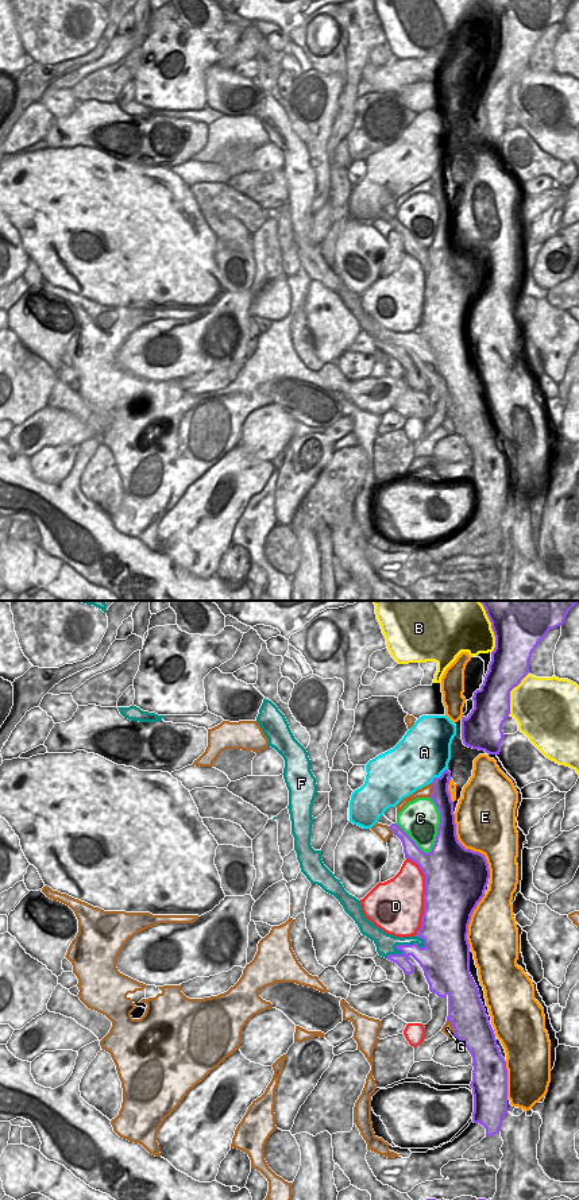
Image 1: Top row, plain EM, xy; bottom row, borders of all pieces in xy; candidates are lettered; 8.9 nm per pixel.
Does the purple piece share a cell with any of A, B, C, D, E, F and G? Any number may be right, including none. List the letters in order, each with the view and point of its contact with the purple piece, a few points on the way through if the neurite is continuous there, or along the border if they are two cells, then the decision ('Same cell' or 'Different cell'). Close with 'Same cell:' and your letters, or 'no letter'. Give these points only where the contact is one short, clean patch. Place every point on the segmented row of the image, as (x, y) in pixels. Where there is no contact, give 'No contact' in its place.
A: Touches purple at xy (440, 776). Different cell
B: Touches purple at xy (491, 626). Different cell
C: Touches purple at xy (439, 826). Different cell
D: Touches purple at xy (424, 895). Different cell
E: Touches purple at xy (469, 849). Different cell
F: Touches purple at xy (402, 945). Boundary: xy (424, 940), (423, 946), (398, 944), (401, 952), (386, 957). Different cell
G: Touches purple at xy (454, 1029). Different cell
Same cell: no letter

